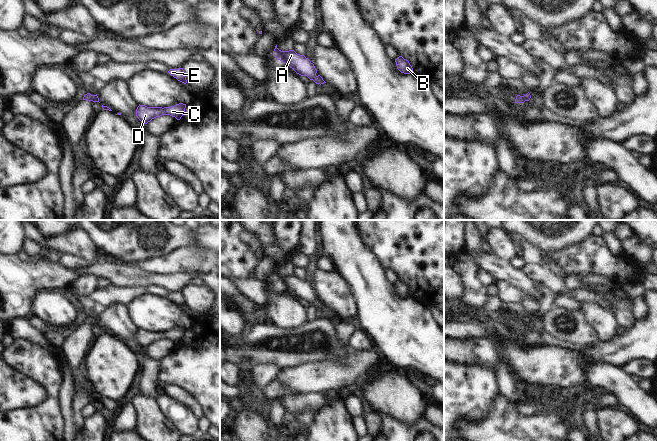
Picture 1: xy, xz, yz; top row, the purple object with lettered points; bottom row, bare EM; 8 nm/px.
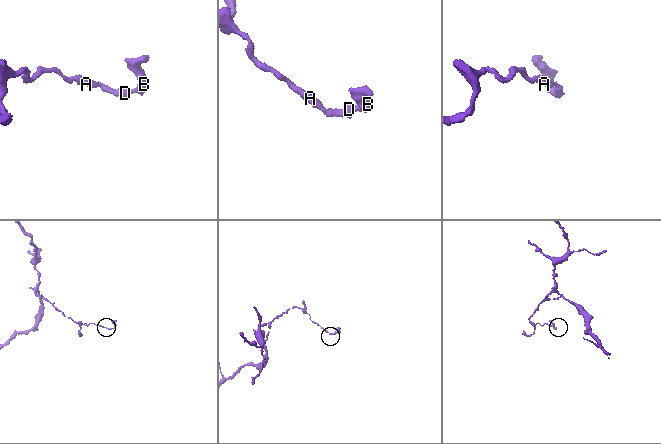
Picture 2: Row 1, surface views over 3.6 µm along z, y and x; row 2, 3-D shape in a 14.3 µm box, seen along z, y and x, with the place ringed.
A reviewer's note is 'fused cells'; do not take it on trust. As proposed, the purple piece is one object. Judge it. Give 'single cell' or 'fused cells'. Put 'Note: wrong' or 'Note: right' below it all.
single cell
Note: wrong

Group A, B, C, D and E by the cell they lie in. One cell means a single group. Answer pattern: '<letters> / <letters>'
A B C D E

